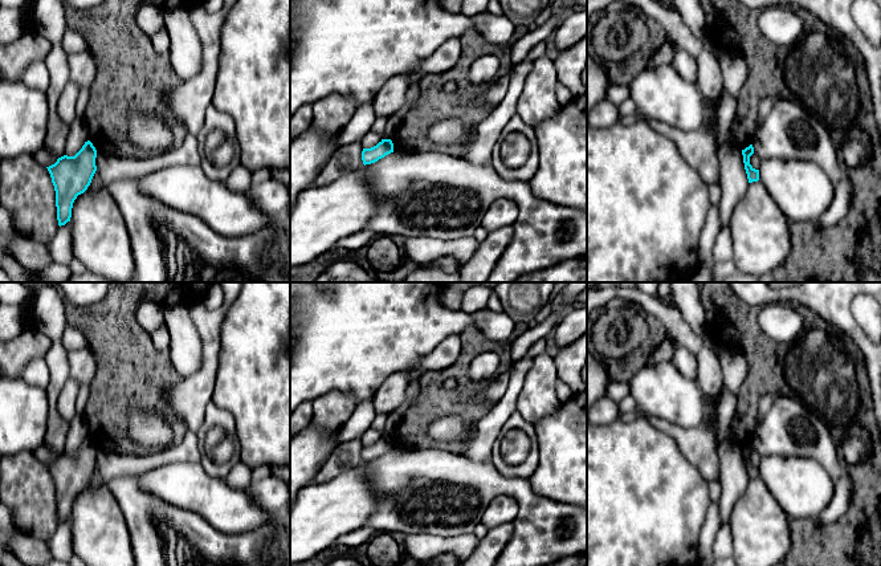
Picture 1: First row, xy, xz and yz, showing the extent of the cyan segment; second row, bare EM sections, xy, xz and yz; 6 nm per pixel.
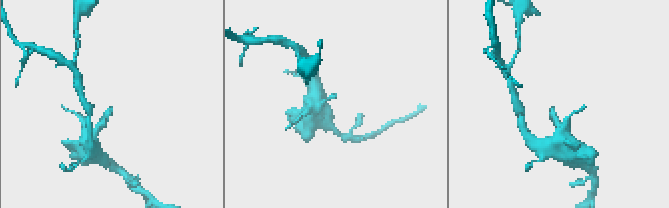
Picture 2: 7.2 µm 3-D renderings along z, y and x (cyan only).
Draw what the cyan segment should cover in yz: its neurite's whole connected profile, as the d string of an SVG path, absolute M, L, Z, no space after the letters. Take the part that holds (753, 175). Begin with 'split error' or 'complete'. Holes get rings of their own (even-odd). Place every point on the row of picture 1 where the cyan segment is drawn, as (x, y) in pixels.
complete; M750 144L750 146L746 147L745 150L742 150L743 163L745 163L745 170L746 170L746 174L747 174L749 183L758 182L758 180L759 180L759 170L755 170L755 168L750 164L750 156L751 156L752 154L754 154L754 147L752 147L752 144Z

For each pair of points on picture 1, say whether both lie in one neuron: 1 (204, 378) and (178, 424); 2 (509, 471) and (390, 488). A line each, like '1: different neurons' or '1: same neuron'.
1: different neurons
2: different neurons

